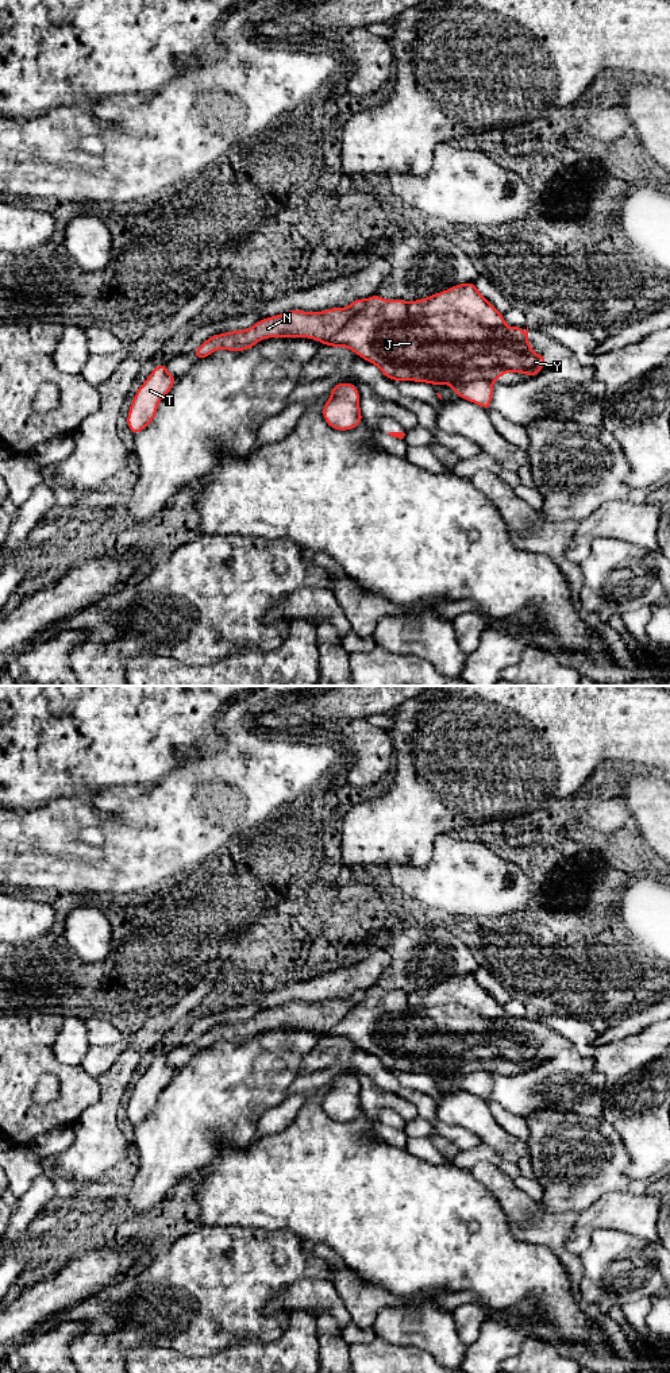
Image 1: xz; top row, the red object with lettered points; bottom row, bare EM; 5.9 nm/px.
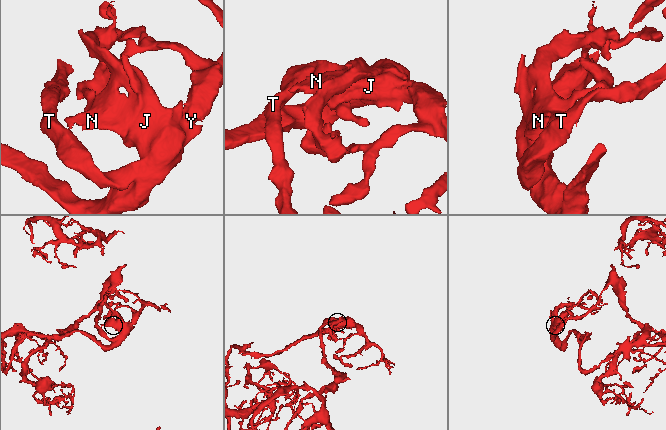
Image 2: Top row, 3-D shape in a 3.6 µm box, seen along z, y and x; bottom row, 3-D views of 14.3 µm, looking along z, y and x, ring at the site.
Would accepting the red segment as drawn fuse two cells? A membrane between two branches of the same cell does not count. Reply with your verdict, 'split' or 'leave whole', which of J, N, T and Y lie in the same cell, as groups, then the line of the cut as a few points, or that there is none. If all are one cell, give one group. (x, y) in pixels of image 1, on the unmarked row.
split; J T Y / N; cut in xz along (407, 994), (415, 1006), (462, 1005), (485, 1017), (505, 1017)

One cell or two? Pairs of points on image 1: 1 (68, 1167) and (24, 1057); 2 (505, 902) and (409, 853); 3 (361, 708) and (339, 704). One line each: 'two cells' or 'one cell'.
1: two cells
2: two cells
3: one cell

